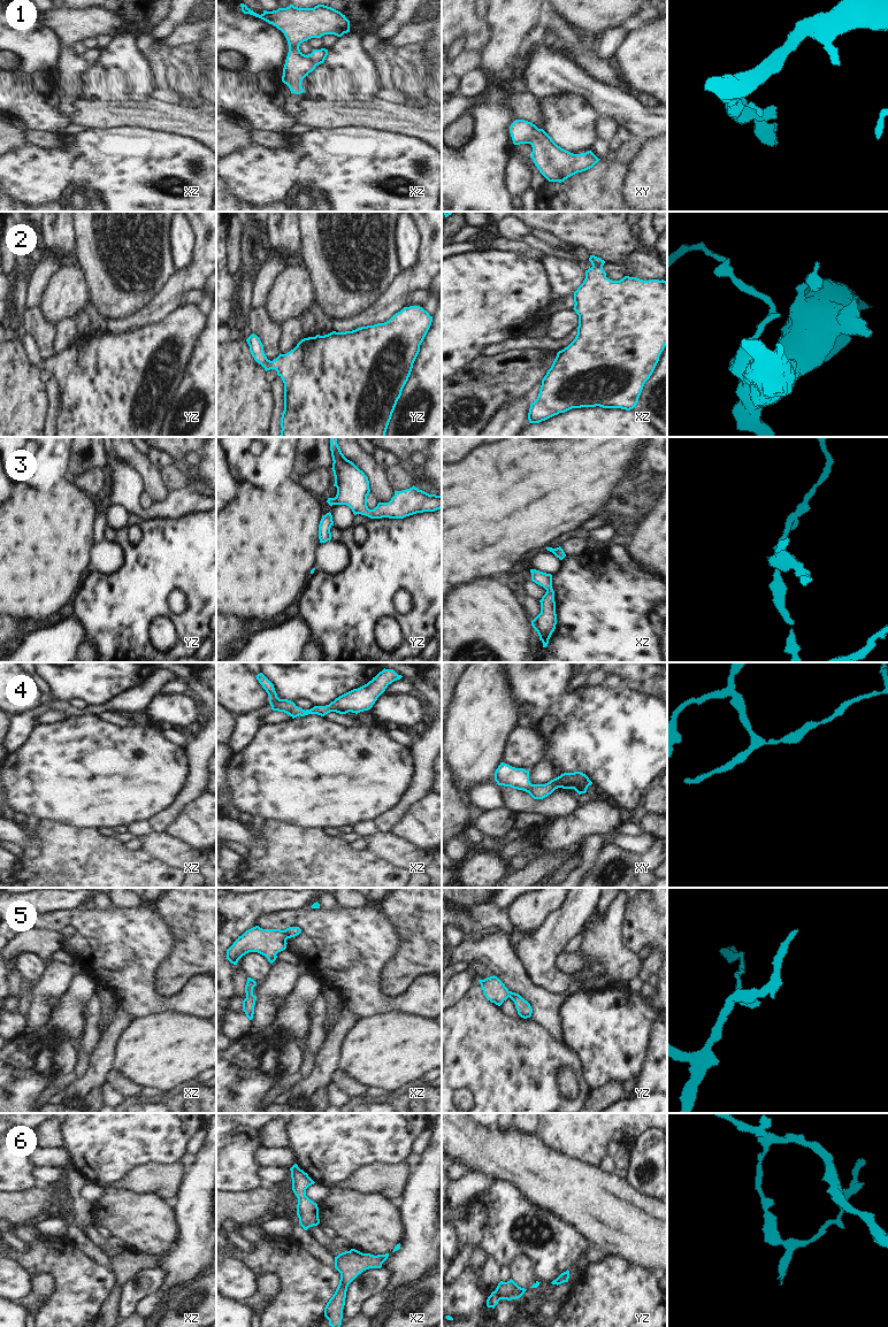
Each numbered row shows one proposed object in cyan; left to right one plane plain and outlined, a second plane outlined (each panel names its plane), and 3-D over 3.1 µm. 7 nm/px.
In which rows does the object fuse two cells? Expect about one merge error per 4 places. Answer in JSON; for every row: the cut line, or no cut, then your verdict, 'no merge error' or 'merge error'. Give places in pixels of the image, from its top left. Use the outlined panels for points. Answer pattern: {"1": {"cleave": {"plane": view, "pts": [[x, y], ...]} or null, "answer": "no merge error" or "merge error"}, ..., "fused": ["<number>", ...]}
{"1": {"cleave": null, "answer": "no merge error"}, "2": {"cleave": null, "answer": "no merge error"}, "3": {"cleave": null, "answer": "no merge error"}, "4": {"cleave": null, "answer": "no merge error"}, "5": {"cleave": null, "answer": "no merge error"}, "6": {"cleave": {"plane": "yz", "pts": [[495, 1290], [500, 1298]]}, "answer": "merge error"}, "fused": ["6"]}

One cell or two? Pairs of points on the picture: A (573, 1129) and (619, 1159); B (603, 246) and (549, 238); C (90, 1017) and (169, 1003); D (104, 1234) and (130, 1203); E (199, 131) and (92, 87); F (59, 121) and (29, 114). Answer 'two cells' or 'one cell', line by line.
A: two cells
B: two cells
C: two cells
D: two cells
E: two cells
F: one cell

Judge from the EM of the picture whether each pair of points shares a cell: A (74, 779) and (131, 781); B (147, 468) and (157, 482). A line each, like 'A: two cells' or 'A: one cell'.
A: one cell
B: one cell

